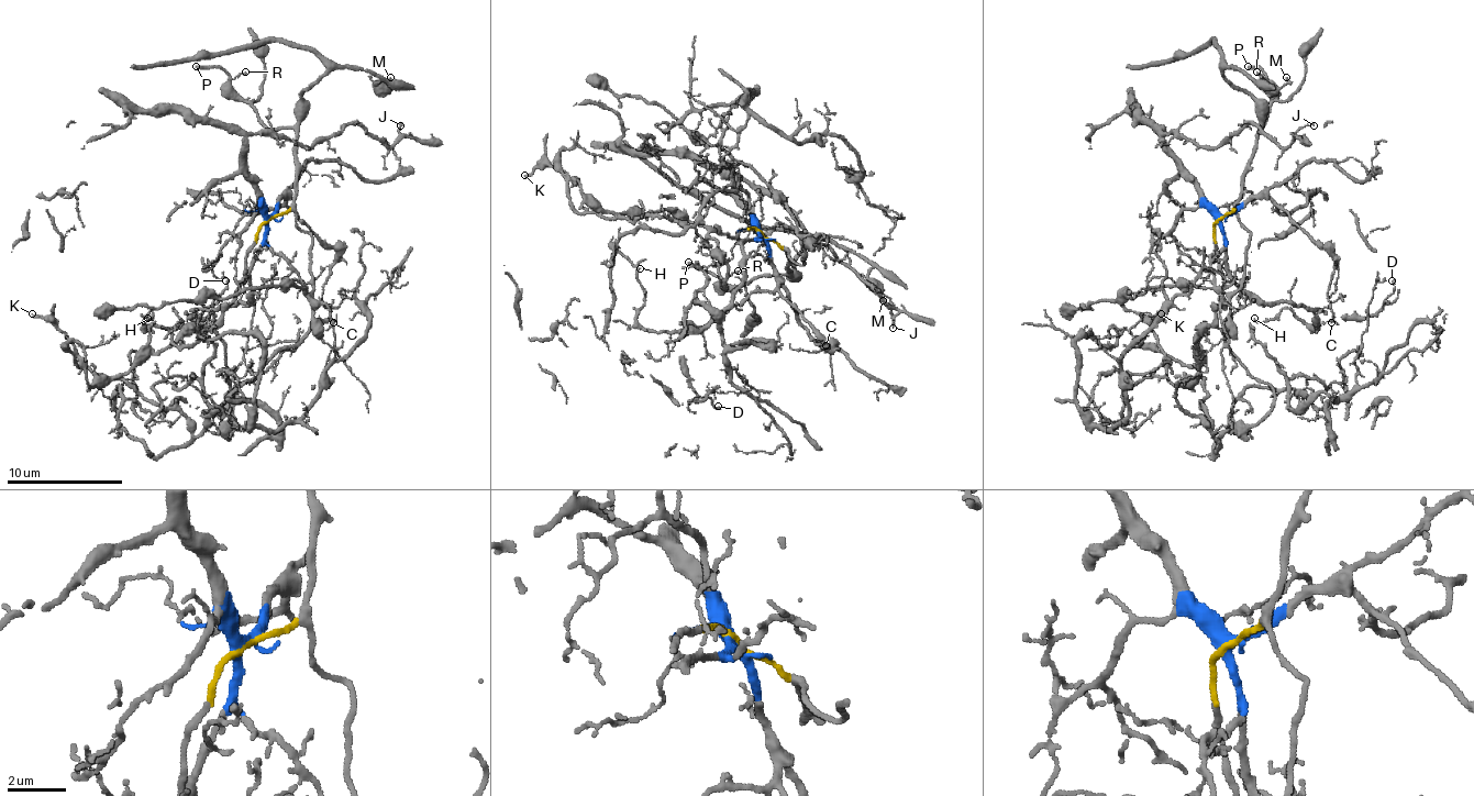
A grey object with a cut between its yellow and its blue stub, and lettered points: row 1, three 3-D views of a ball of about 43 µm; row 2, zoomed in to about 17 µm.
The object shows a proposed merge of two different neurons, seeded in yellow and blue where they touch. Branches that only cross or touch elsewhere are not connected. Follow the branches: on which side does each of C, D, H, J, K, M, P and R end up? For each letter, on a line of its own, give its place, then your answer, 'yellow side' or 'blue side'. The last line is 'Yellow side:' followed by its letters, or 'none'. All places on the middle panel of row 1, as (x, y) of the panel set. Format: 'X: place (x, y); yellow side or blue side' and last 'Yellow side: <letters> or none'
C: place (826, 345); blue side
D: place (718, 406); blue side
H: place (640, 268); blue side
J: place (893, 328); blue side
K: place (524, 175); yellow side
M: place (883, 300); yellow side
P: place (688, 262); yellow side
R: place (738, 271); yellow side
Yellow side: K, M, P, R

